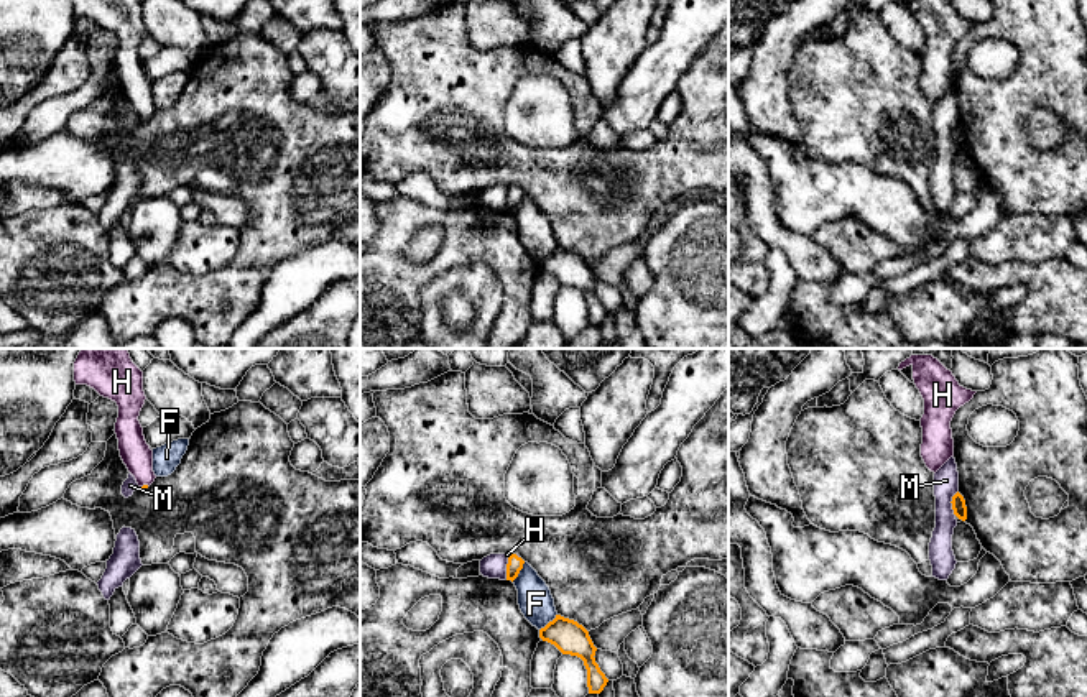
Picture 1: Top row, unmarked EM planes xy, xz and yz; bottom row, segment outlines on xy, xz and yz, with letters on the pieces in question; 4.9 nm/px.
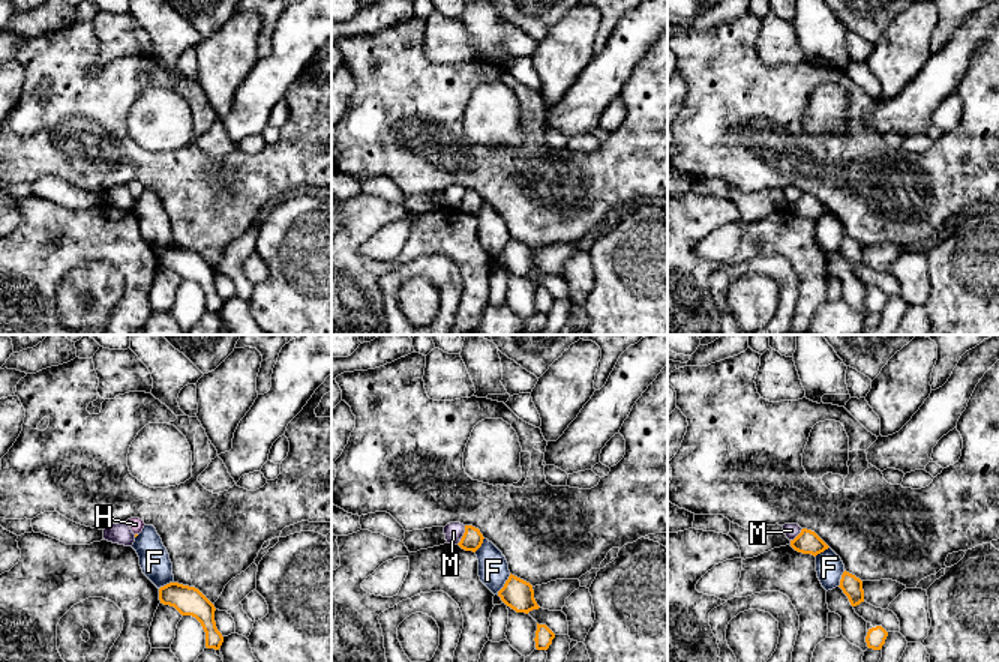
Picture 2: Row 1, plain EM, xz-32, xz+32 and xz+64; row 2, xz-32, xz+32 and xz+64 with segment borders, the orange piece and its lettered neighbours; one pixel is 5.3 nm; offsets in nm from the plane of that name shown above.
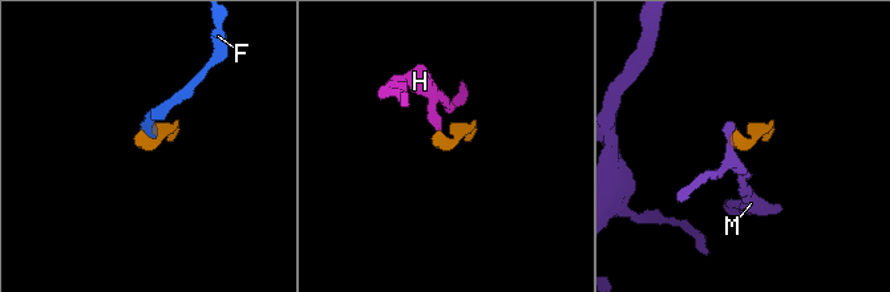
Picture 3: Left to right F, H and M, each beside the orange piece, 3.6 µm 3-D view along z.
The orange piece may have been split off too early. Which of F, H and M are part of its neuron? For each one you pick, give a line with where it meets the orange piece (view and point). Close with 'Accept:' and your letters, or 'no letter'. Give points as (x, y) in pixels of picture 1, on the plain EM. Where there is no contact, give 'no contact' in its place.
H: contact xy (145, 117)
Accept: H

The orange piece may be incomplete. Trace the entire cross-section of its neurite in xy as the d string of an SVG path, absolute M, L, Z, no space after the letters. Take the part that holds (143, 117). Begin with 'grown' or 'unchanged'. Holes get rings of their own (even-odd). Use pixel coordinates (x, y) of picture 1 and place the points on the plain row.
grown | M74 0L76 16L87 16L100 28L118 38L115 66L118 82L138 118L148 120L156 107L153 104L153 82L145 72L138 53L145 36L143 3L140 0Z

